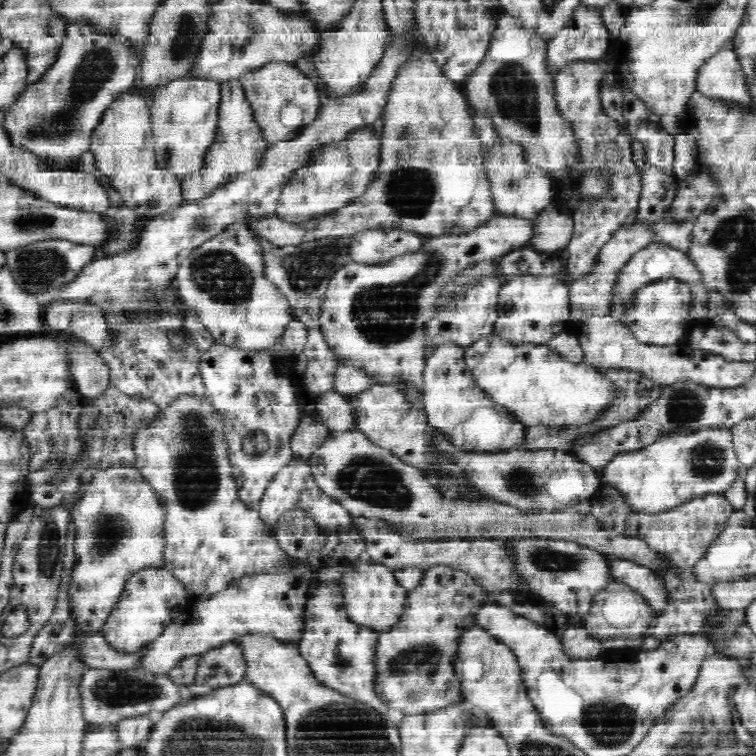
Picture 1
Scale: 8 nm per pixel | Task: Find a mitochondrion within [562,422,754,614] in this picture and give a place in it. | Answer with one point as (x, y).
(707, 460)

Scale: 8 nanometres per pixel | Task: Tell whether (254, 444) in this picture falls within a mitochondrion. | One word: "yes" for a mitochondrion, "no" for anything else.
yes

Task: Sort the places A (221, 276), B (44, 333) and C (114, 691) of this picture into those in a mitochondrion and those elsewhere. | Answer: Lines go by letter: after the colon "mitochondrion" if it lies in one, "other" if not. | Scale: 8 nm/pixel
A: mitochondrion
B: other
C: mitochondrion

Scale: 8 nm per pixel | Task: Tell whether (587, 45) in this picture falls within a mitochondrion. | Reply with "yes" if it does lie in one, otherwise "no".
no

